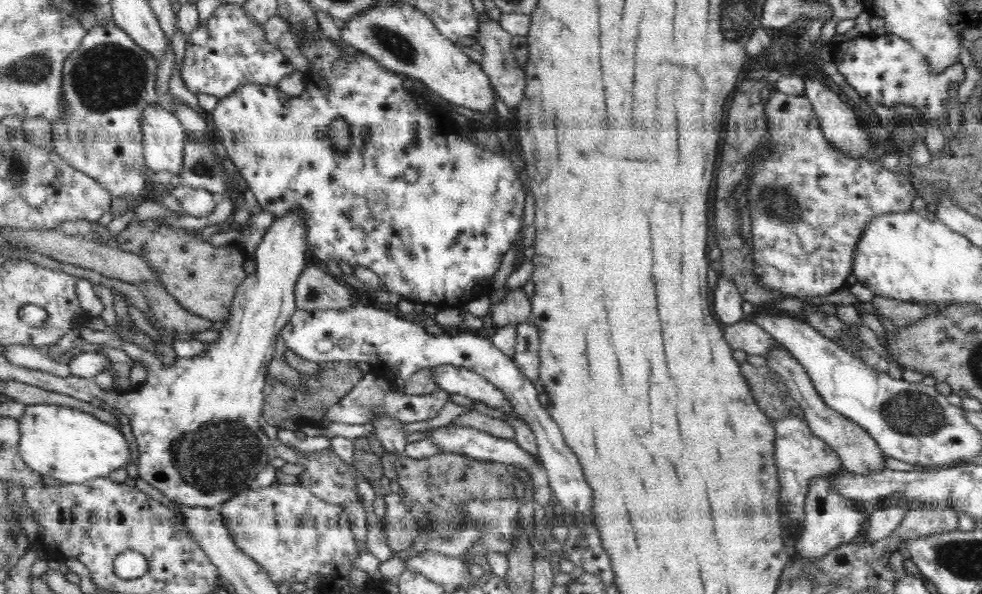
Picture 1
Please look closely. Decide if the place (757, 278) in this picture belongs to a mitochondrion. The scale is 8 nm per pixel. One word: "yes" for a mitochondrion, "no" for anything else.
no

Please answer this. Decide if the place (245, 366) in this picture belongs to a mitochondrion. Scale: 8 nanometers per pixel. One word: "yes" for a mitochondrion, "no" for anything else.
no

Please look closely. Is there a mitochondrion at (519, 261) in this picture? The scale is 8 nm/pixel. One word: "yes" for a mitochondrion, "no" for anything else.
no

